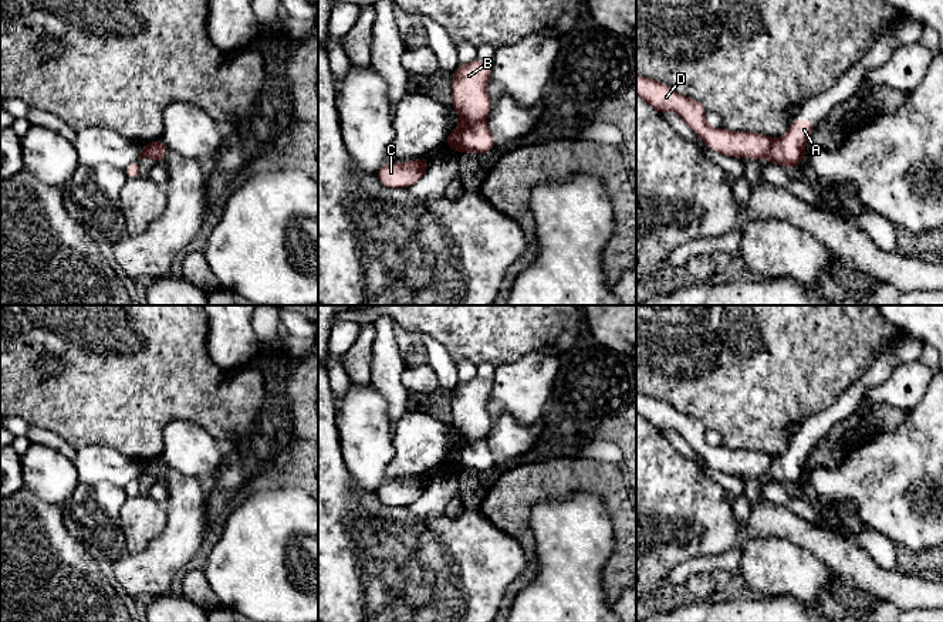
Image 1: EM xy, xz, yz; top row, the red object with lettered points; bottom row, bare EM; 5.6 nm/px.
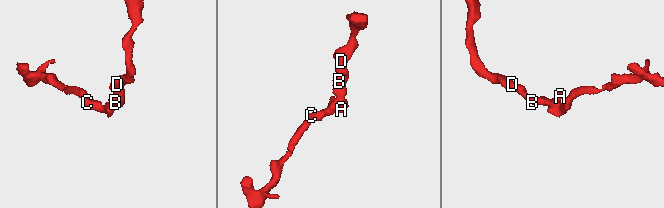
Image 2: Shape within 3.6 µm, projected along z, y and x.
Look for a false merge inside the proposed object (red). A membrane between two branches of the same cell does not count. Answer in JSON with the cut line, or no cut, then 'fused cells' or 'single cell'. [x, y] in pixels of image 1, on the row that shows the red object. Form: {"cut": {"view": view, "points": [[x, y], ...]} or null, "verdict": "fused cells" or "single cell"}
{"cut": {"view": "xz", "points": [[463, 119], [483, 122]]}, "verdict": "fused cells"}

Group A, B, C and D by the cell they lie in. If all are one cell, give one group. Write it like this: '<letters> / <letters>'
A C / B D

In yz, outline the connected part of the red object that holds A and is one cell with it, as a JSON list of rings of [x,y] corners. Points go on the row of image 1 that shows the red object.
[[[794,119],[790,124],[788,132],[773,141],[767,153],[767,160],[785,166],[795,168],[805,158],[804,143],[814,133],[814,126],[807,119]]]

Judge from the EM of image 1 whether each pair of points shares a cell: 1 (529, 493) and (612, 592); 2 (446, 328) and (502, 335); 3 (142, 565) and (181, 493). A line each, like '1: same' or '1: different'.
1: same
2: same
3: same

